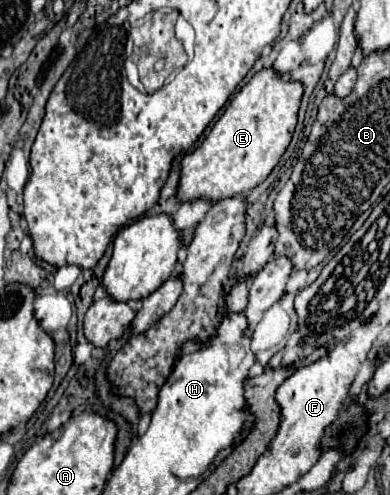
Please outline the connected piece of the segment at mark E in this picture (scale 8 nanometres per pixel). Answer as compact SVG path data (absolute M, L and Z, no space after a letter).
M274 69L258 71L230 101L222 117L214 123L206 139L192 155L180 161L180 181L176 197L180 201L220 201L248 195L260 185L280 161L290 145L302 97L302 83L284 83Z

